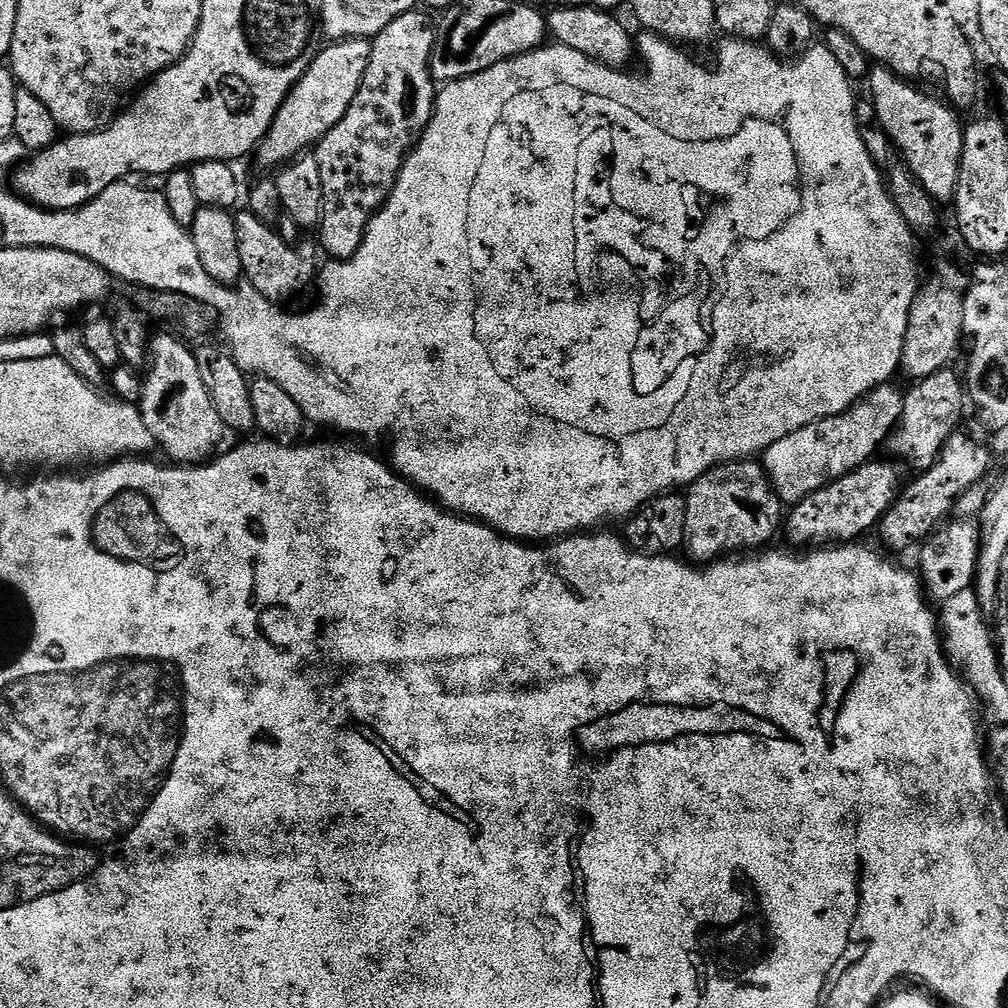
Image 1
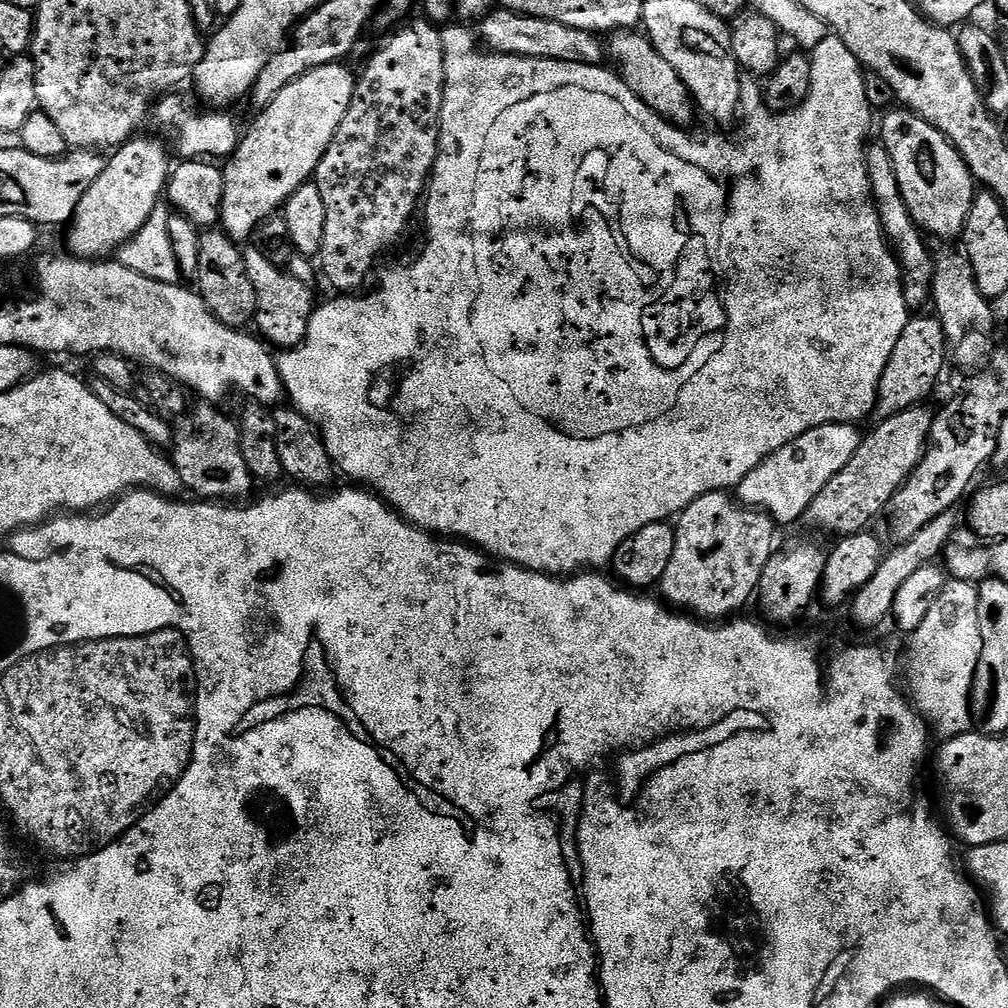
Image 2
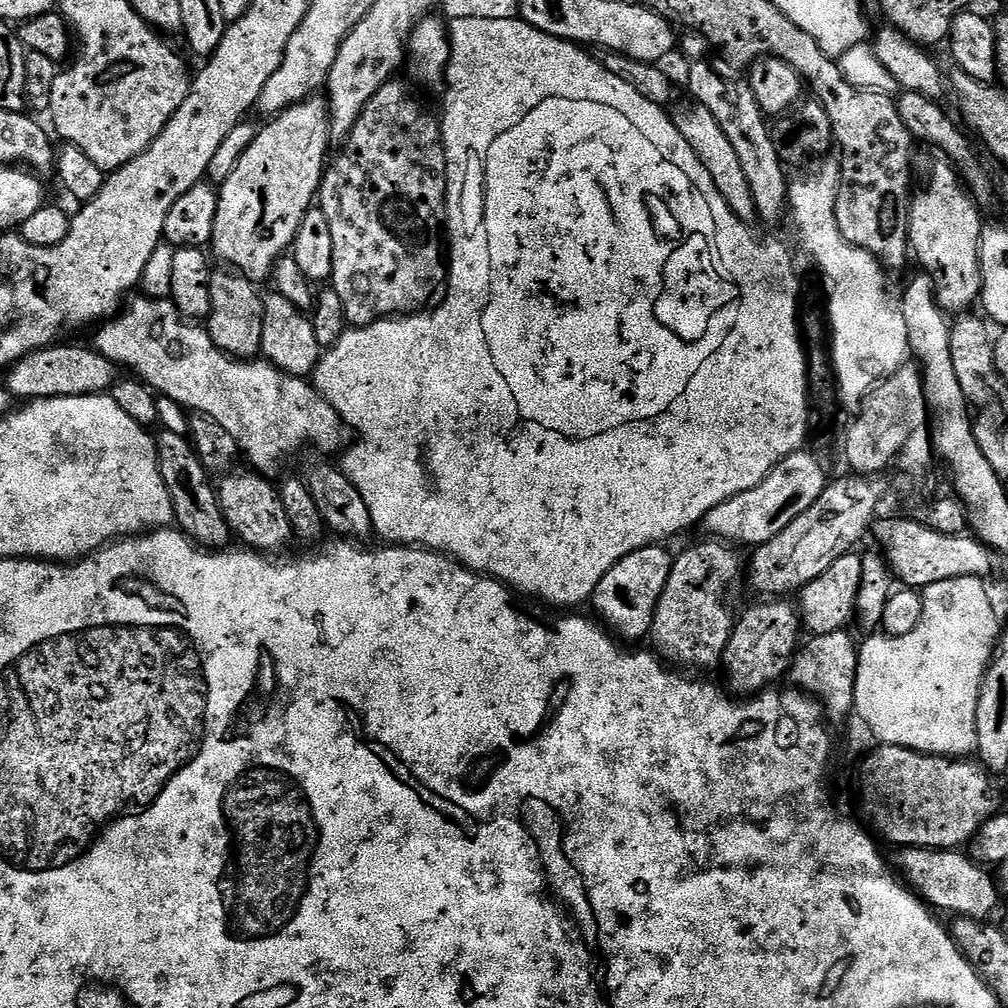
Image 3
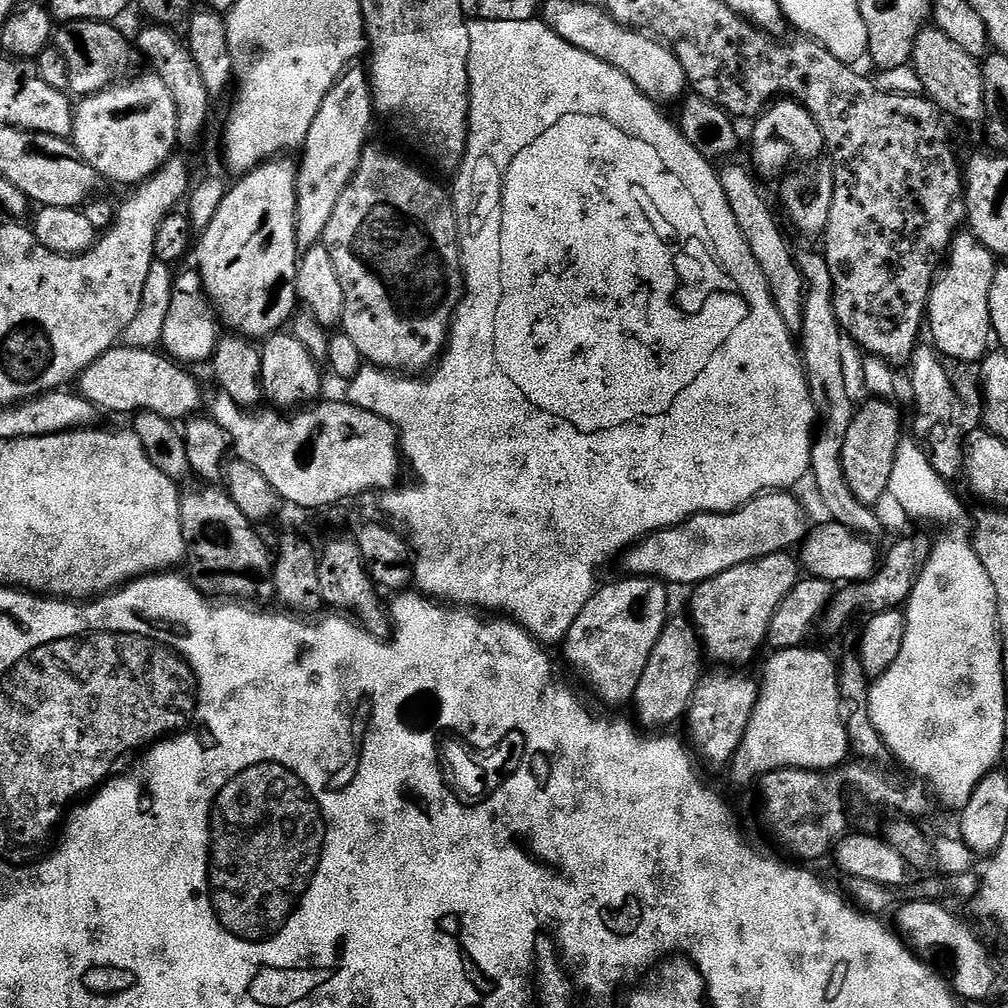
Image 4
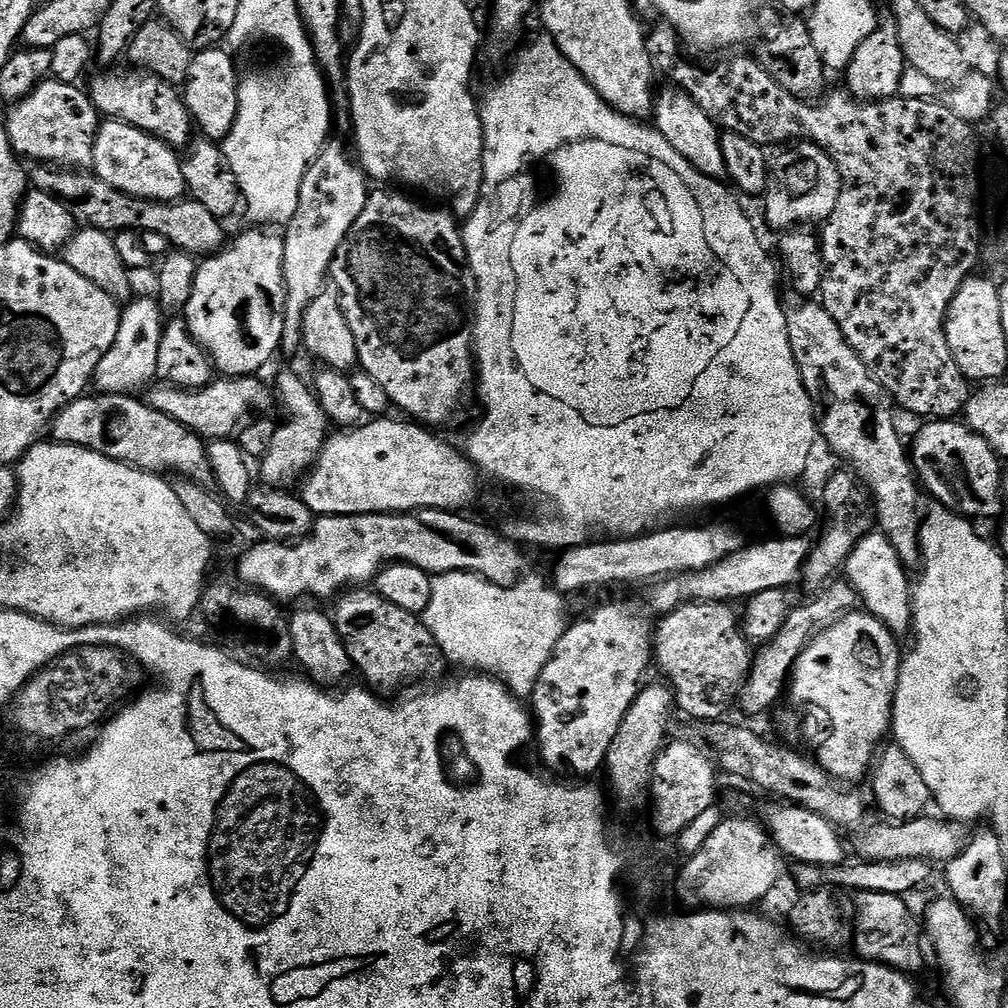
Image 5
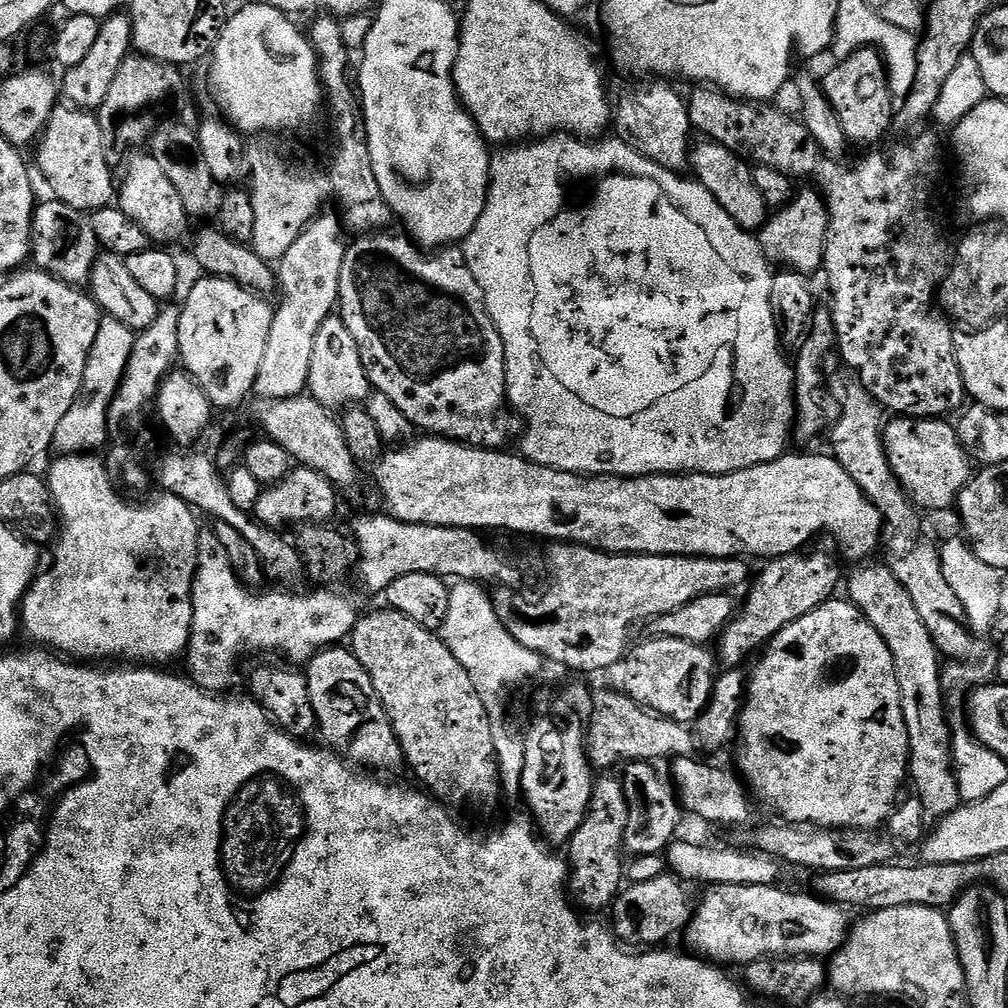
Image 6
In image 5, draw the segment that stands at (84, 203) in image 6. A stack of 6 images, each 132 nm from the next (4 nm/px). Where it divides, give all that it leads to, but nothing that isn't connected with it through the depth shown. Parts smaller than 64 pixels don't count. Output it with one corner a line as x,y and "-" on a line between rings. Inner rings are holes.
49,78
43,80
43,82
39,84
29,96
25,96
23,100
15,101
15,103
13,103
9,108
12,109
9,110
8,118
3,121
3,124
6,128
6,134
10,138
10,146
16,152
17,157
25,158
24,156
29,156
30,159
36,160
32,162
39,162
44,166
67,166
72,170
80,170
85,166
91,165
92,154
94,152
94,142
96,141
96,132
100,128
102,117
100,115
100,111
98,111
98,109
94,106
91,95
89,95
85,89
83,92
83,90
80,89
80,86
77,86
76,84
67,84
66,82
58,82
57,80

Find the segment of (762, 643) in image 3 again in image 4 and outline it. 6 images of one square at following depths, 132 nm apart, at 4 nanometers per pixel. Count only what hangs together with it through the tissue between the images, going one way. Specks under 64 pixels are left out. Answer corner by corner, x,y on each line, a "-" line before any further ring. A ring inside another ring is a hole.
744,670
716,671
720,672
709,671
701,675
694,690
686,713
686,725
688,724
686,740
697,757
704,756
705,762
710,767
724,770
731,764
743,735
746,734
751,711
758,702
760,685
755,679
752,681

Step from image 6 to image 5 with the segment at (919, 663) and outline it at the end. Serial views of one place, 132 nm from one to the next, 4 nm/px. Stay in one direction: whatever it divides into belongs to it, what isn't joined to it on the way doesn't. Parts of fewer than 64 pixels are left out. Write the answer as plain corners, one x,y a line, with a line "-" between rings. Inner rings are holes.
873,530
861,537
860,541
848,551
848,561
844,563
843,575
855,590
863,611
869,612
882,626
892,631
892,635
903,638
912,632
912,594
910,578
904,574
905,561
900,559
896,548
887,536

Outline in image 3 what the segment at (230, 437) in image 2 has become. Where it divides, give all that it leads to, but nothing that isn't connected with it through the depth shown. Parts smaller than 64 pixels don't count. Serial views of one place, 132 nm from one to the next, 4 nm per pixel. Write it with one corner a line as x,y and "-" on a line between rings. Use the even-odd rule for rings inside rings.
233,470
219,477
216,484
216,497
220,503
222,514
226,518
228,527
232,529
237,537
241,536
245,540
249,549
255,550
261,554
280,554
288,544
288,539
293,539
294,533
290,526
290,518
286,514
286,506
282,506
282,498
277,485
269,477
255,471
240,472

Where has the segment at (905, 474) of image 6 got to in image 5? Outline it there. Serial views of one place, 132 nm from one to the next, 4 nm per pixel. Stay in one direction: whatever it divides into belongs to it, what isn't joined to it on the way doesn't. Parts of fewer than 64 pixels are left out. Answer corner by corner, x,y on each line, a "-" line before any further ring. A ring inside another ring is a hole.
956,418
932,420
910,444
910,463
923,491
959,516
992,516
1000,508
1001,457
967,423

